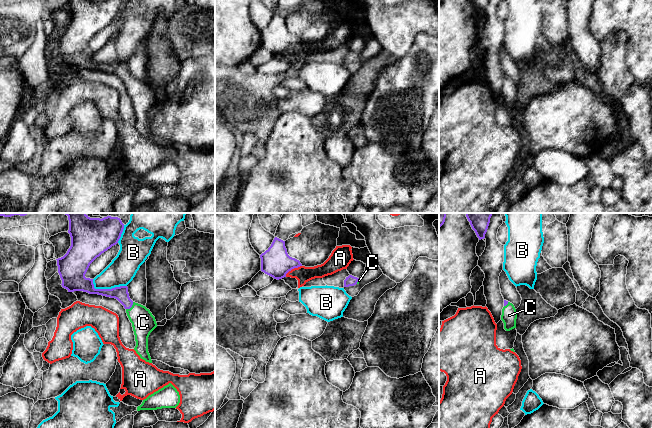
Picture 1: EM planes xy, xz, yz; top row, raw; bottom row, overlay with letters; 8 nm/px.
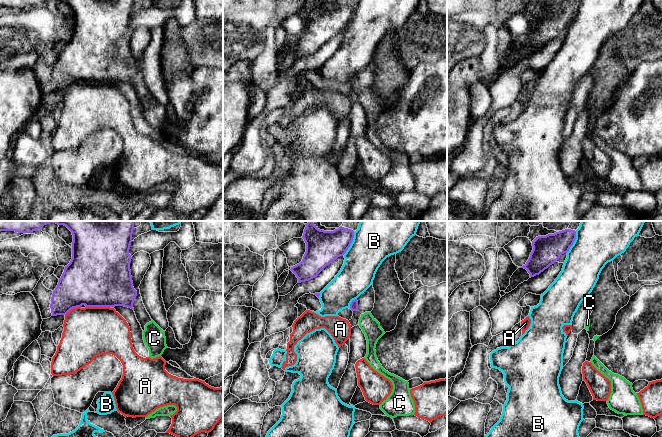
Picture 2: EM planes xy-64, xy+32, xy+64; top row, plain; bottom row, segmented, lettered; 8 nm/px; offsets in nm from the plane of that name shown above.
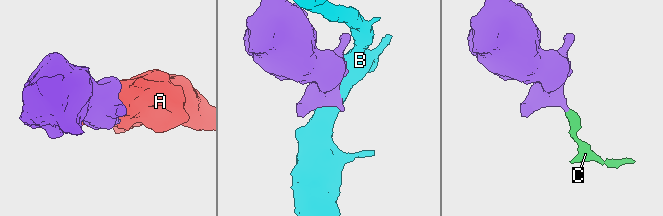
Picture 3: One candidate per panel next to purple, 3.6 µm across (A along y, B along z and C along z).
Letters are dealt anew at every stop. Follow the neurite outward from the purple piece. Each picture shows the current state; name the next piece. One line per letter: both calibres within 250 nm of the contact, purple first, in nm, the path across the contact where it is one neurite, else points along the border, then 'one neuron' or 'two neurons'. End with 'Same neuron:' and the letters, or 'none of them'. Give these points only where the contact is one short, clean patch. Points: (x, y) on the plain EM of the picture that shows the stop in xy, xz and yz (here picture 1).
A: calibres 240 and 130 nm; two neurons
B: calibres 160 and 220 nm; two neurons
C: calibres 110 and 190 nm; way xy (120, 69), (130, 83), (143, 98); one neuron
Same neuron: C

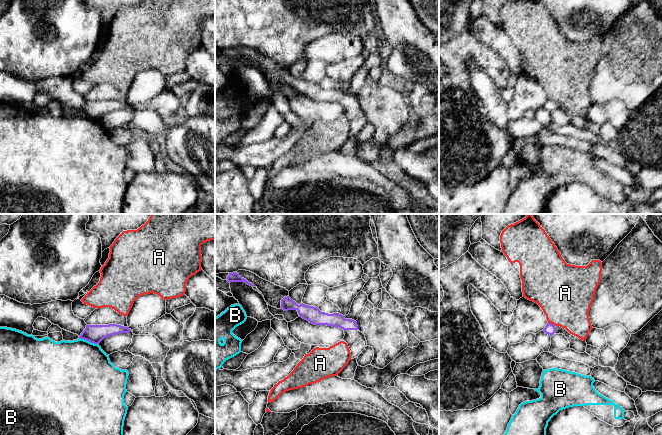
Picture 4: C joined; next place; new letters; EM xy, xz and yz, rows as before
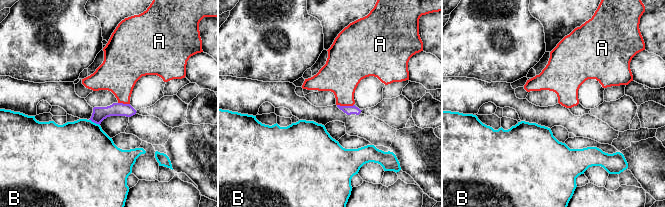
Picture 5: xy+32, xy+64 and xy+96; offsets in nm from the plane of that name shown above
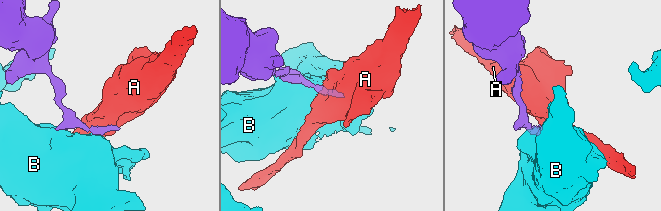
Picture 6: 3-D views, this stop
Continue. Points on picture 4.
A: calibres 90 and 440 nm; border yz (548, 98), (555, 101); two neurons
B: calibres 150 and 480 nm; border xy (79, 113), (97, 120); two neurons
Same neuron: none of them

